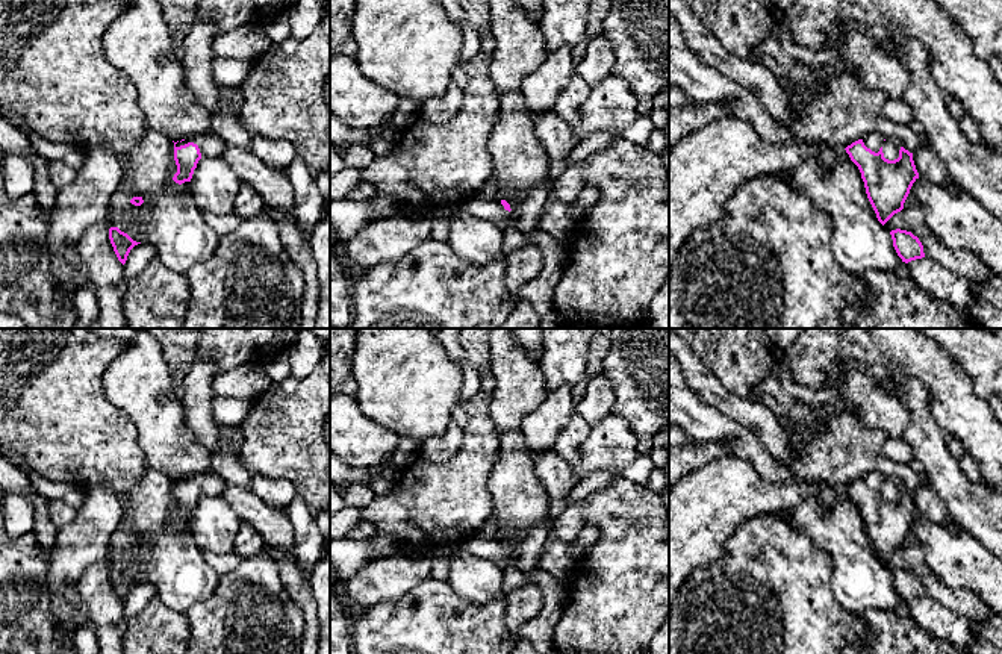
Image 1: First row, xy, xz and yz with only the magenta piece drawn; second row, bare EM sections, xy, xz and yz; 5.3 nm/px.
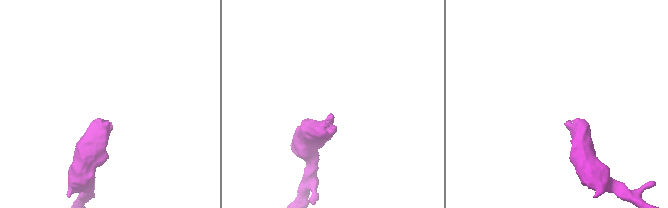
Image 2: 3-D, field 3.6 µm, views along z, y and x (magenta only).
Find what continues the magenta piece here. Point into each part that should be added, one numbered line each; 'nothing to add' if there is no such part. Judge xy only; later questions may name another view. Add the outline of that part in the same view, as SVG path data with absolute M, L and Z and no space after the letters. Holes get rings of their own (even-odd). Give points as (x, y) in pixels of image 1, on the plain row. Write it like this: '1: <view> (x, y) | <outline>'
1: xy (211, 483) | M212 469L203 474L197 474L192 477L188 477L185 480L179 480L176 486L185 484L188 481L194 481L198 484L201 495L219 495L222 489L226 487L226 481Z

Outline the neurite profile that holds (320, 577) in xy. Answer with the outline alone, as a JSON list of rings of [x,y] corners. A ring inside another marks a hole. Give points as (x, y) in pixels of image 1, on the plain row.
[[[330,540],[310,577],[312,593],[318,607],[319,634],[316,654],[330,654]]]

